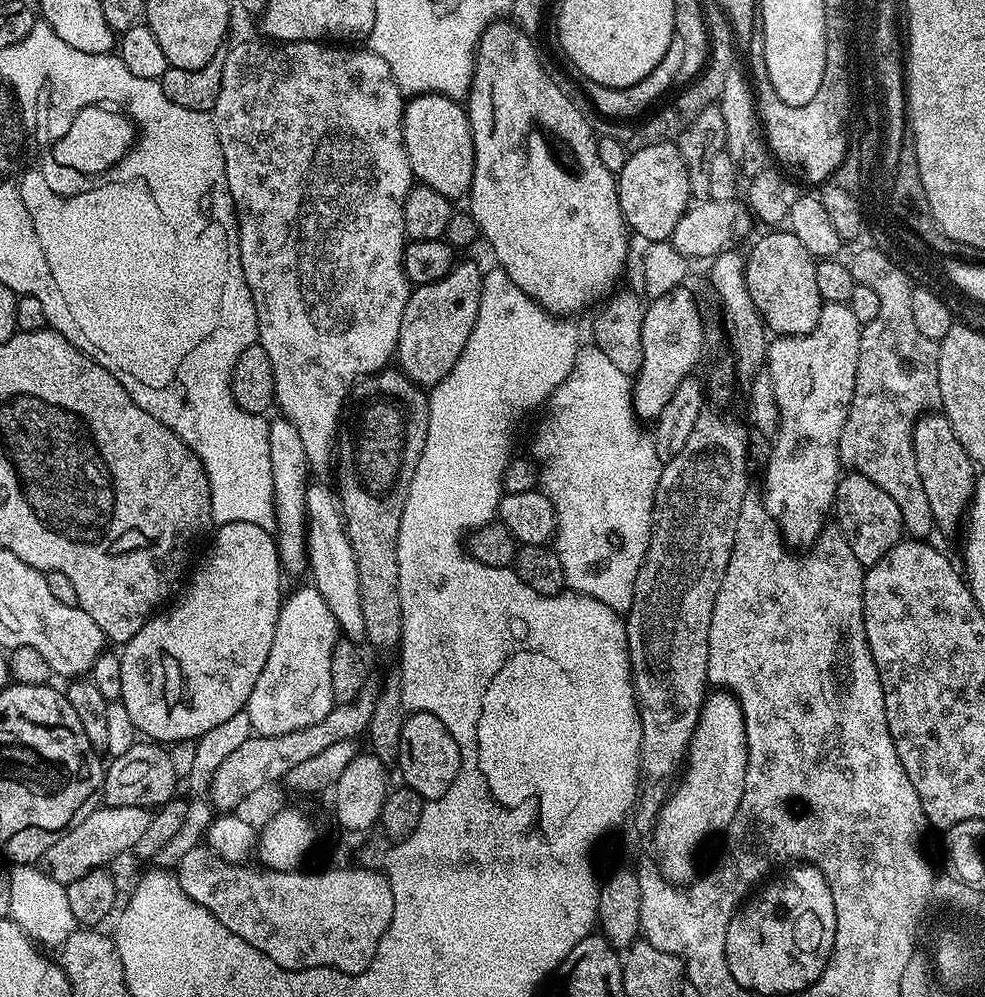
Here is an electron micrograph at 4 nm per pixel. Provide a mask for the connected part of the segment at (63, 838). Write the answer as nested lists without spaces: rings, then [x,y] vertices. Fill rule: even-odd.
[[[99,806],[92,813],[81,815],[67,830],[56,837],[54,846],[50,846],[40,855],[38,864],[54,882],[68,885],[74,878],[82,878],[82,874],[90,874],[90,870],[111,865],[115,856],[123,852],[131,853],[136,847],[138,838],[148,825],[149,809],[138,806],[118,806],[109,808]]]

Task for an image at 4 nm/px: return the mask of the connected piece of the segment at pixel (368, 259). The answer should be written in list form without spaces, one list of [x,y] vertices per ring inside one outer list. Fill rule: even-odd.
[[[267,38],[259,39],[260,40],[244,40],[241,44],[234,45],[232,49],[229,47],[227,51],[223,53],[224,73],[222,74],[222,86],[218,90],[218,102],[212,108],[210,115],[212,119],[216,121],[216,133],[220,139],[222,158],[226,166],[226,182],[230,186],[232,203],[236,205],[238,246],[240,247],[244,277],[250,286],[250,294],[254,298],[254,310],[256,311],[256,321],[258,322],[258,330],[256,331],[258,343],[266,350],[266,354],[270,354],[270,366],[274,366],[274,386],[276,387],[275,403],[278,405],[278,408],[280,404],[279,411],[287,417],[290,422],[294,422],[294,426],[298,426],[298,434],[302,437],[302,446],[306,450],[306,458],[308,459],[309,465],[311,465],[313,469],[324,468],[328,463],[330,463],[329,465],[333,463],[334,449],[338,444],[338,429],[341,427],[342,413],[345,411],[346,401],[349,399],[352,387],[354,387],[359,380],[364,379],[365,376],[370,376],[374,372],[389,367],[396,350],[396,343],[398,342],[398,330],[402,326],[402,310],[406,310],[406,302],[408,301],[410,285],[404,273],[404,246],[406,243],[404,234],[404,203],[406,202],[408,193],[411,192],[414,187],[414,177],[412,167],[410,166],[410,158],[404,149],[404,105],[406,103],[406,96],[405,93],[400,91],[400,87],[394,78],[394,74],[390,70],[390,66],[386,66],[386,61],[383,58],[378,58],[378,54],[374,54],[371,47],[333,46],[328,42],[317,42],[314,40],[273,42]]]

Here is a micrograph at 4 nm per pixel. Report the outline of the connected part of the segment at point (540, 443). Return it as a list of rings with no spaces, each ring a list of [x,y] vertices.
[[[594,346],[581,347],[580,353],[576,355],[576,365],[570,370],[566,382],[562,382],[562,386],[558,386],[552,391],[551,404],[552,409],[549,410],[548,417],[541,422],[540,429],[536,432],[536,441],[532,444],[533,454],[531,453],[531,455],[542,465],[538,472],[538,484],[544,495],[550,498],[556,511],[554,547],[564,567],[564,583],[573,592],[580,592],[583,596],[590,598],[598,598],[598,602],[606,602],[606,606],[610,606],[610,610],[627,614],[632,605],[634,582],[638,578],[638,570],[642,566],[650,542],[652,507],[662,467],[657,445],[651,439],[648,441],[644,437],[644,432],[640,429],[643,427],[636,419],[636,411],[632,408],[632,380],[626,374],[622,374],[622,370],[618,370],[618,366],[610,363],[610,358],[606,358],[606,354],[602,354],[602,350],[598,350]]]

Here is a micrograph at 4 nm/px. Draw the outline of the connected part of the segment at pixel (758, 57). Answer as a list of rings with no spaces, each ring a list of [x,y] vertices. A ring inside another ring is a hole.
[[[759,30],[750,34],[746,53],[756,110],[762,121],[762,132],[768,135],[768,144],[773,154],[785,164],[785,169],[793,168],[801,172],[810,183],[823,185],[829,176],[835,174],[848,152],[848,128],[840,125],[840,120],[844,120],[844,76],[836,76],[840,68],[824,68],[828,76],[822,74],[822,86],[818,86],[818,94],[814,94],[806,106],[791,108],[780,101],[770,86],[770,78],[766,74],[764,36]]]

